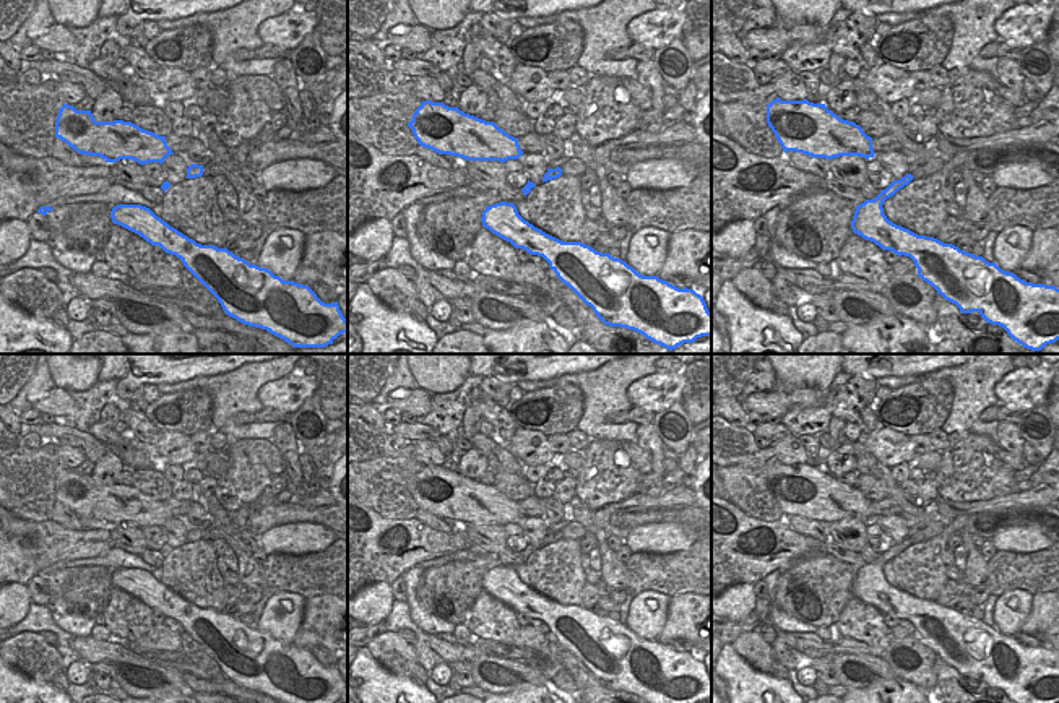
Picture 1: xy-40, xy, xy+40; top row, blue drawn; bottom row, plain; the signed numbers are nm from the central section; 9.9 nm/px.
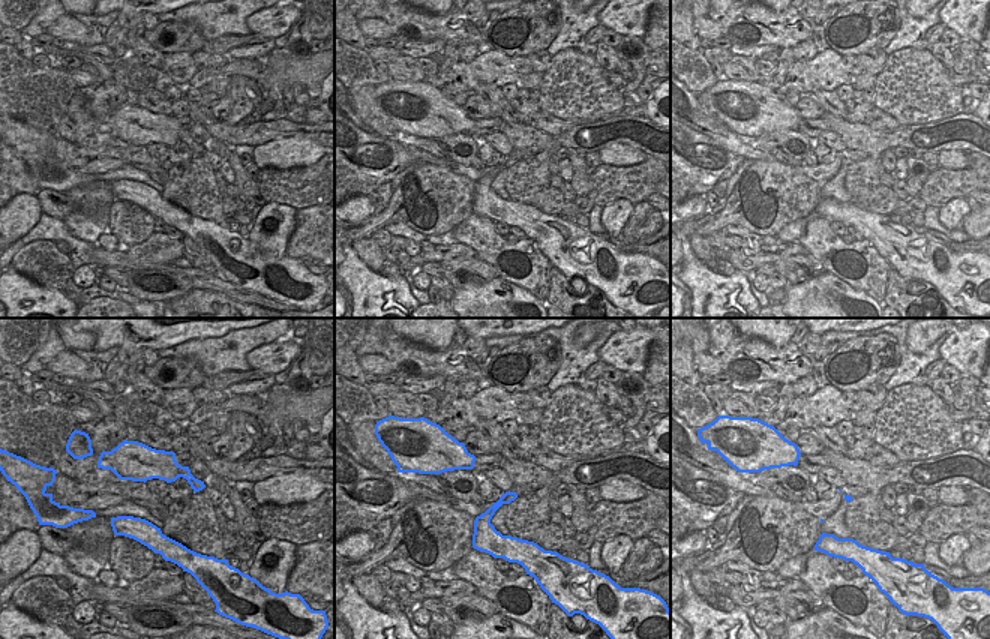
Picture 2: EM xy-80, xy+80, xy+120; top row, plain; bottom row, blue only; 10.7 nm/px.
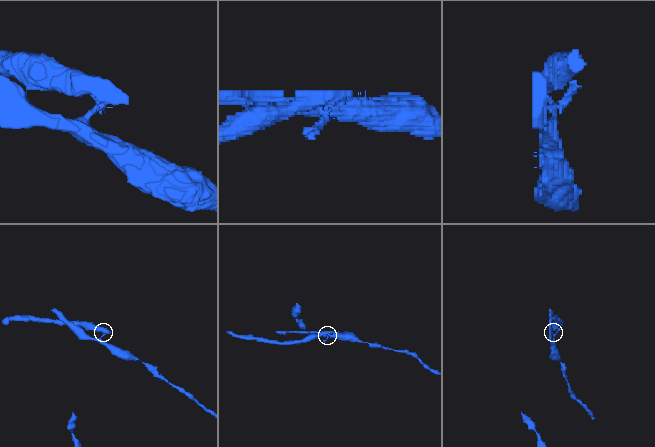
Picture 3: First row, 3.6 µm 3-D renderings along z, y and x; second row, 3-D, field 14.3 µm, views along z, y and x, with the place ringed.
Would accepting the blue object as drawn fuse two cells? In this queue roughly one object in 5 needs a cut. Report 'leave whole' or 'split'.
split

